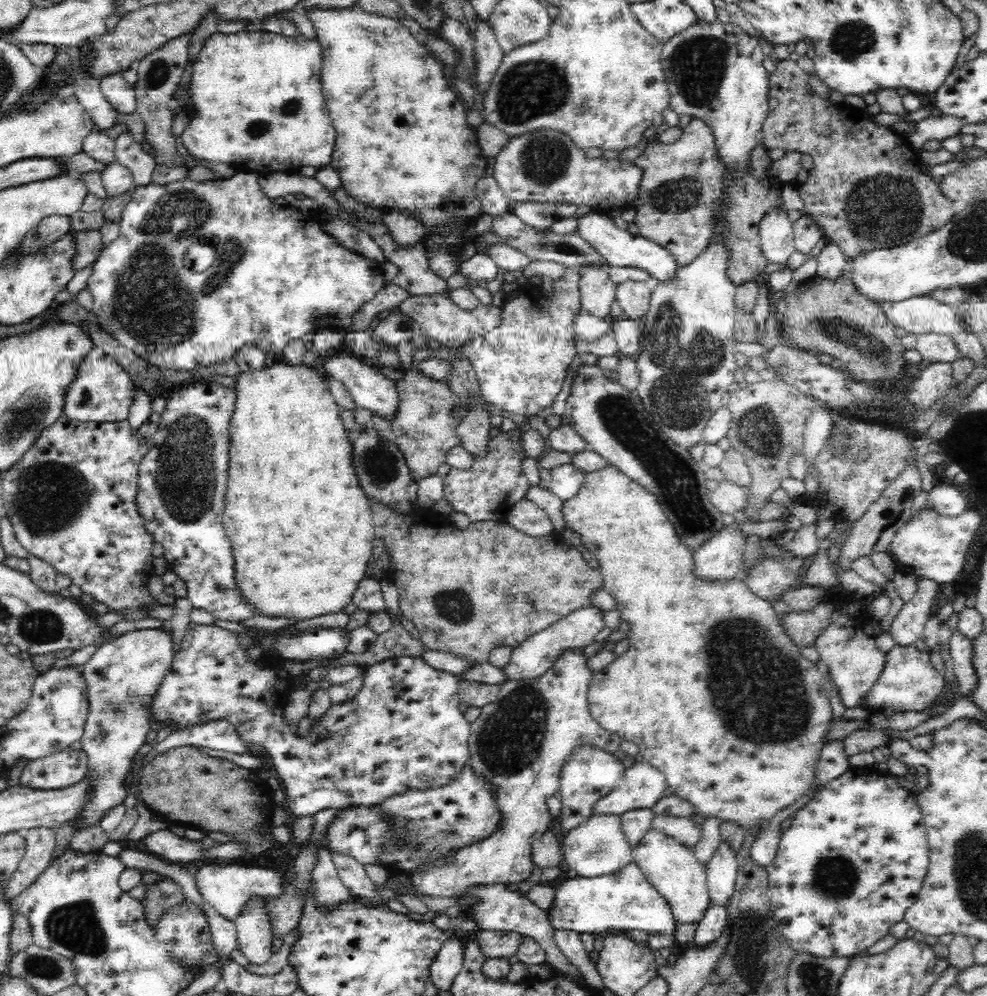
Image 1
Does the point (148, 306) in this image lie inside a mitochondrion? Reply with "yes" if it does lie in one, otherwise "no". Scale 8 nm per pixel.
yes

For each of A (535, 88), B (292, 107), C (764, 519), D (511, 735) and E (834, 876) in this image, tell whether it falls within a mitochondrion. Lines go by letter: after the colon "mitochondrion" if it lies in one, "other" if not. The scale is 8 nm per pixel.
A: mitochondrion
B: mitochondrion
C: other
D: mitochondrion
E: mitochondrion

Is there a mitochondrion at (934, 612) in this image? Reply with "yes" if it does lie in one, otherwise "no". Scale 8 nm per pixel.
no

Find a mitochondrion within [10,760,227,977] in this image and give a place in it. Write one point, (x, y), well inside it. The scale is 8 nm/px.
(76, 925)

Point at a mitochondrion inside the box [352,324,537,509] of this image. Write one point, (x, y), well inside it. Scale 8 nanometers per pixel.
(380, 464)

